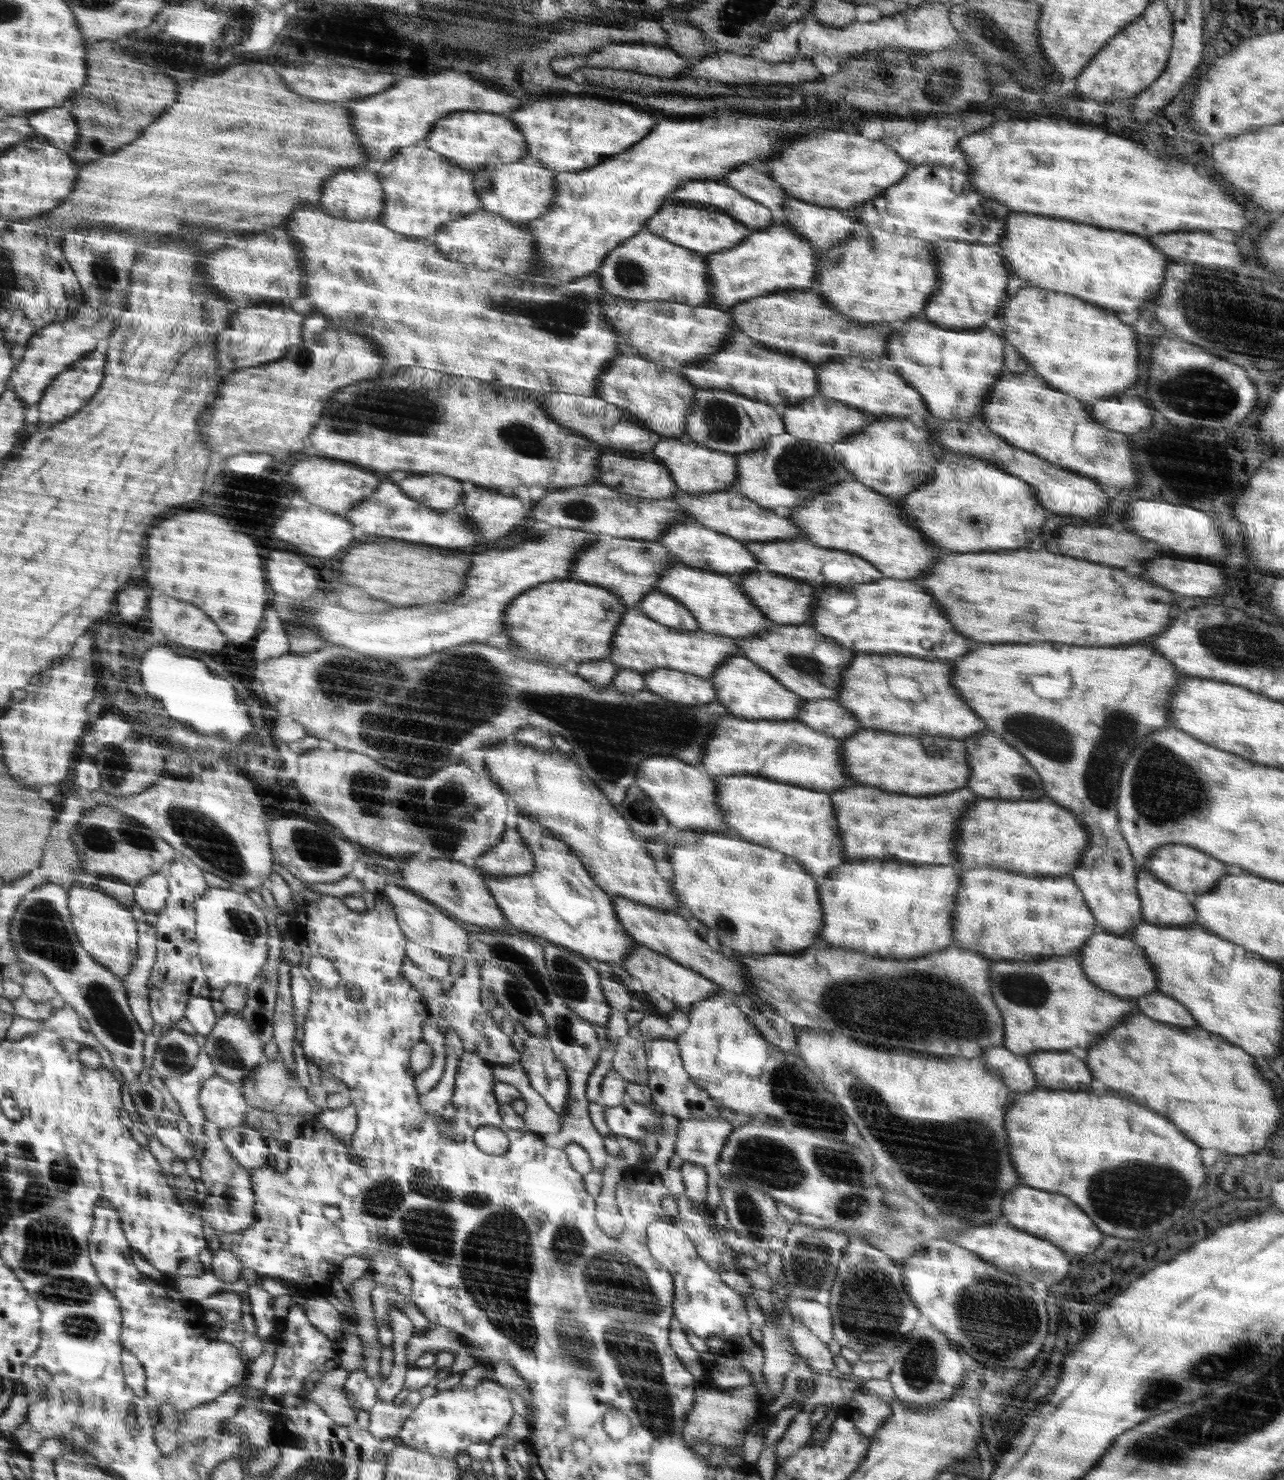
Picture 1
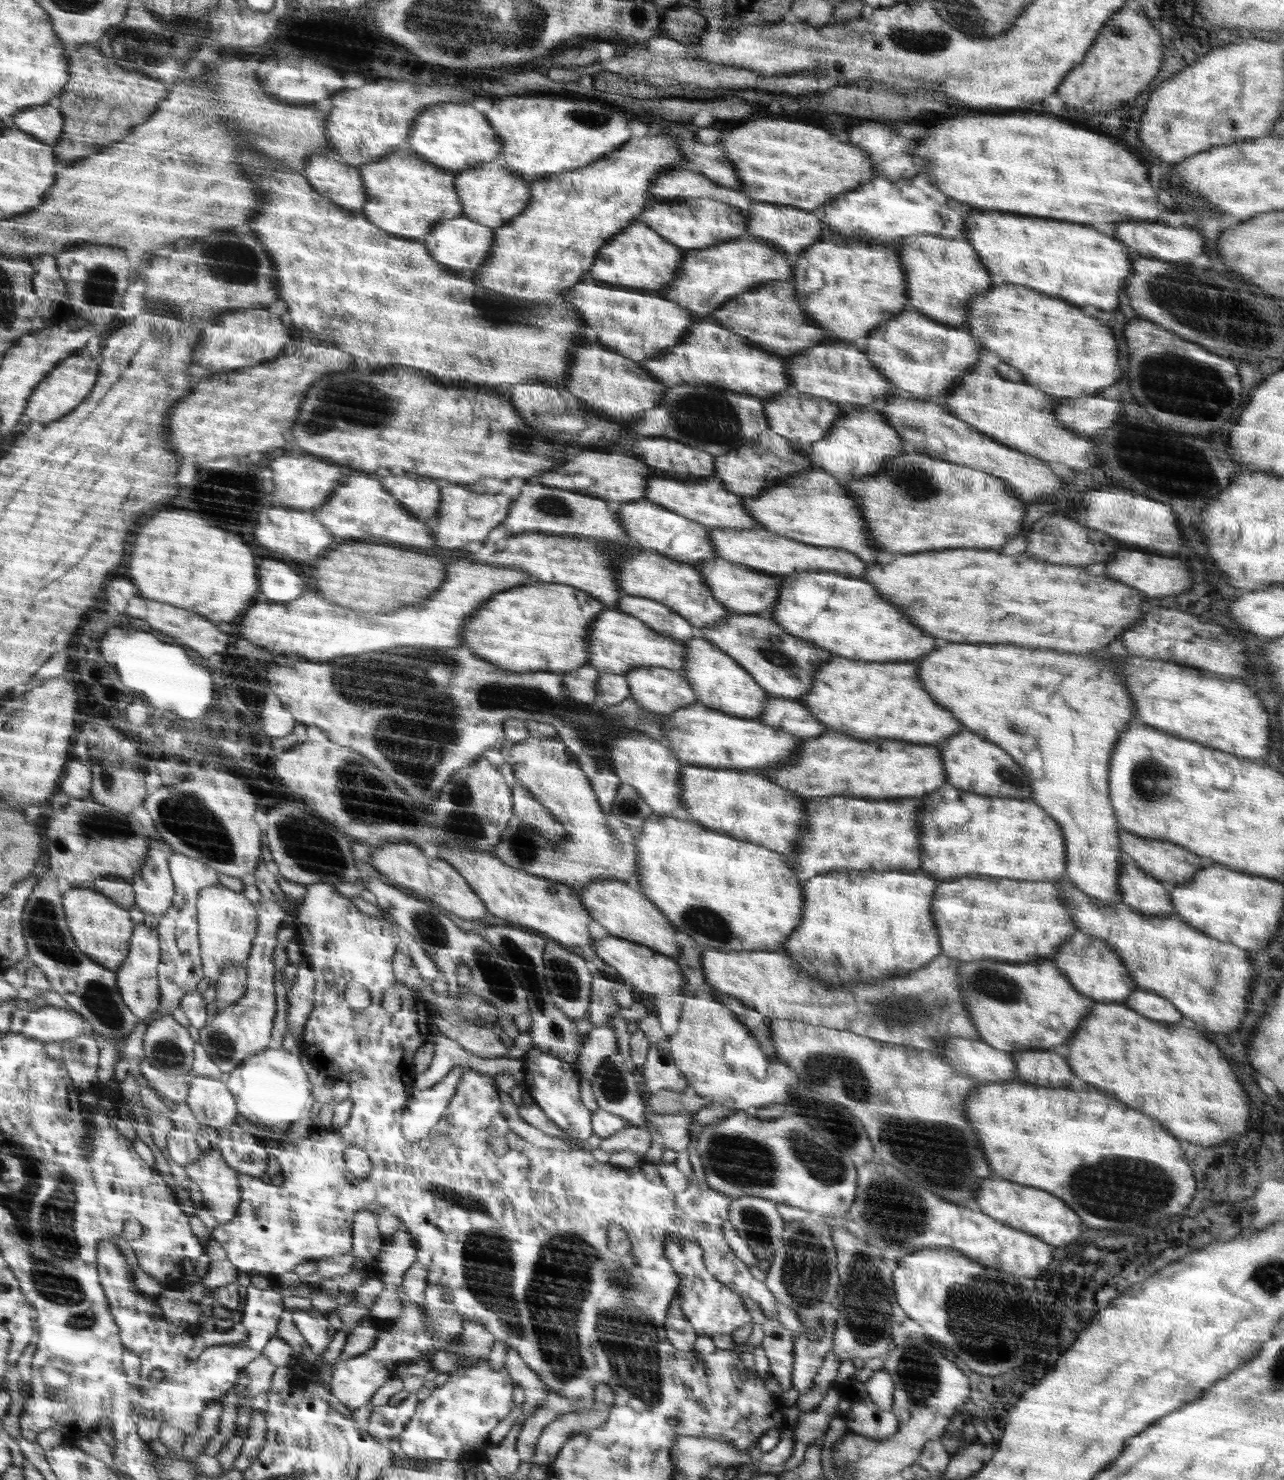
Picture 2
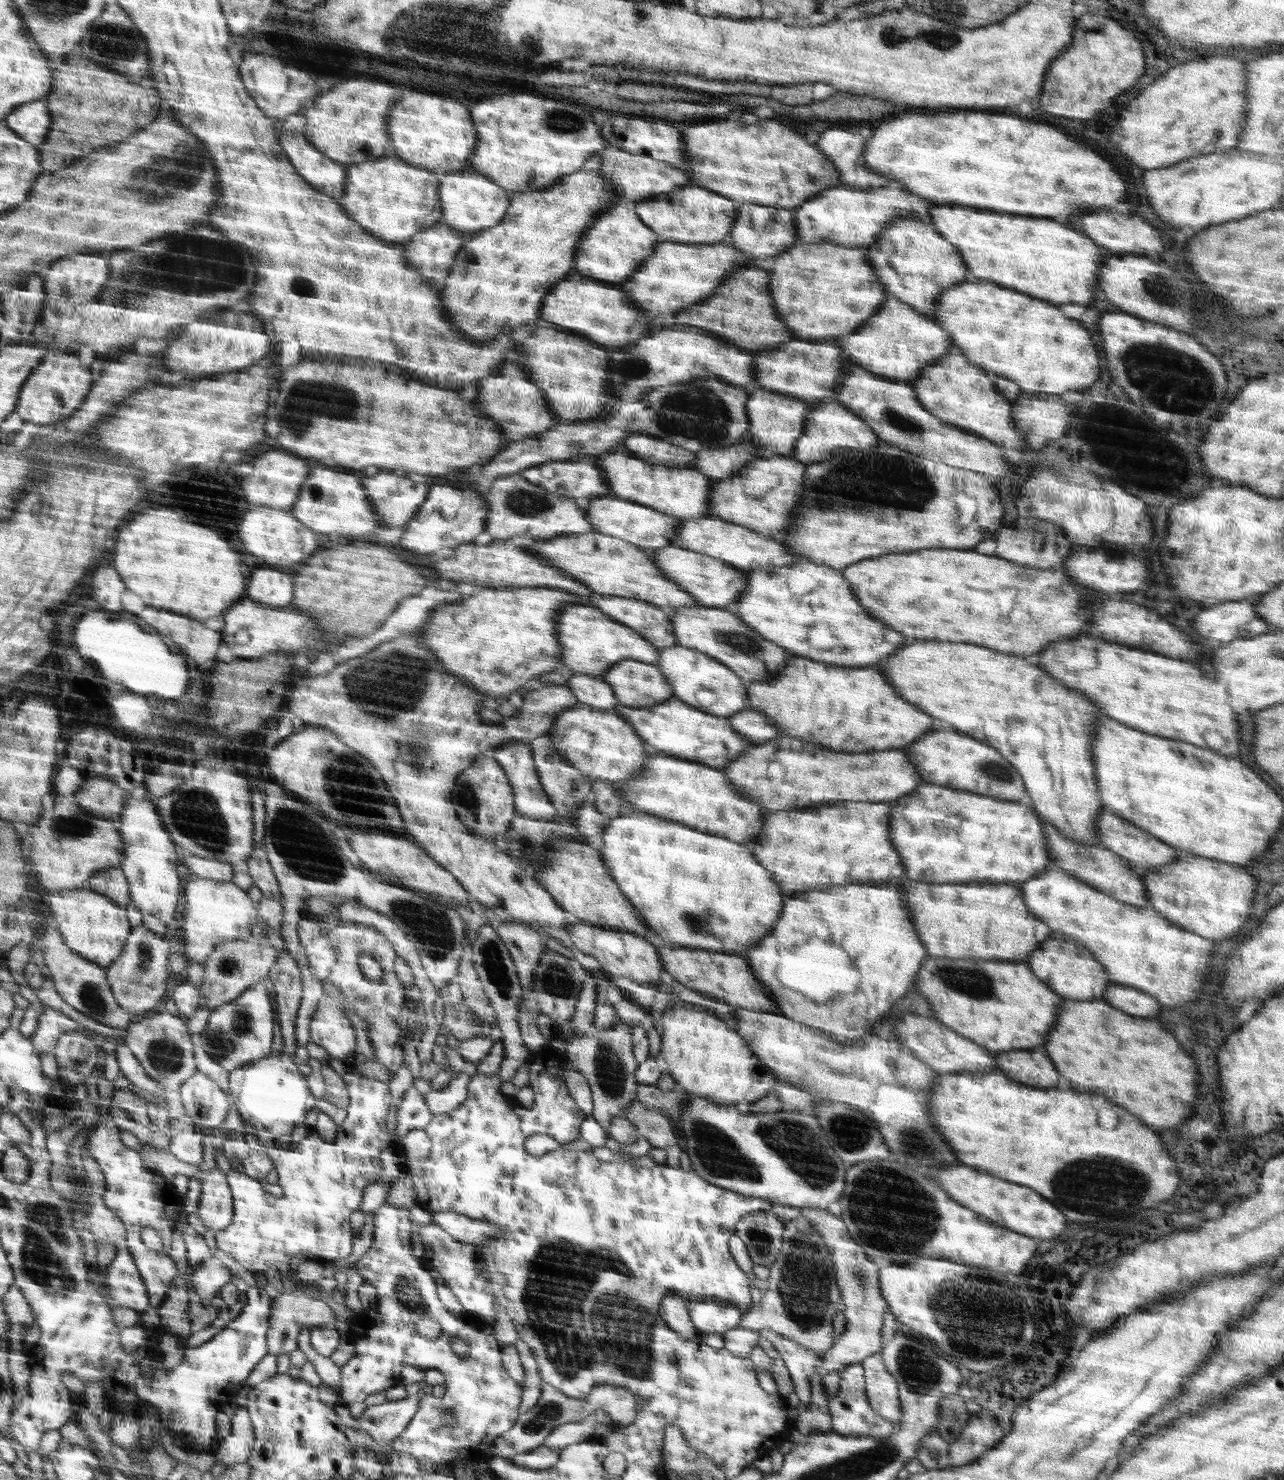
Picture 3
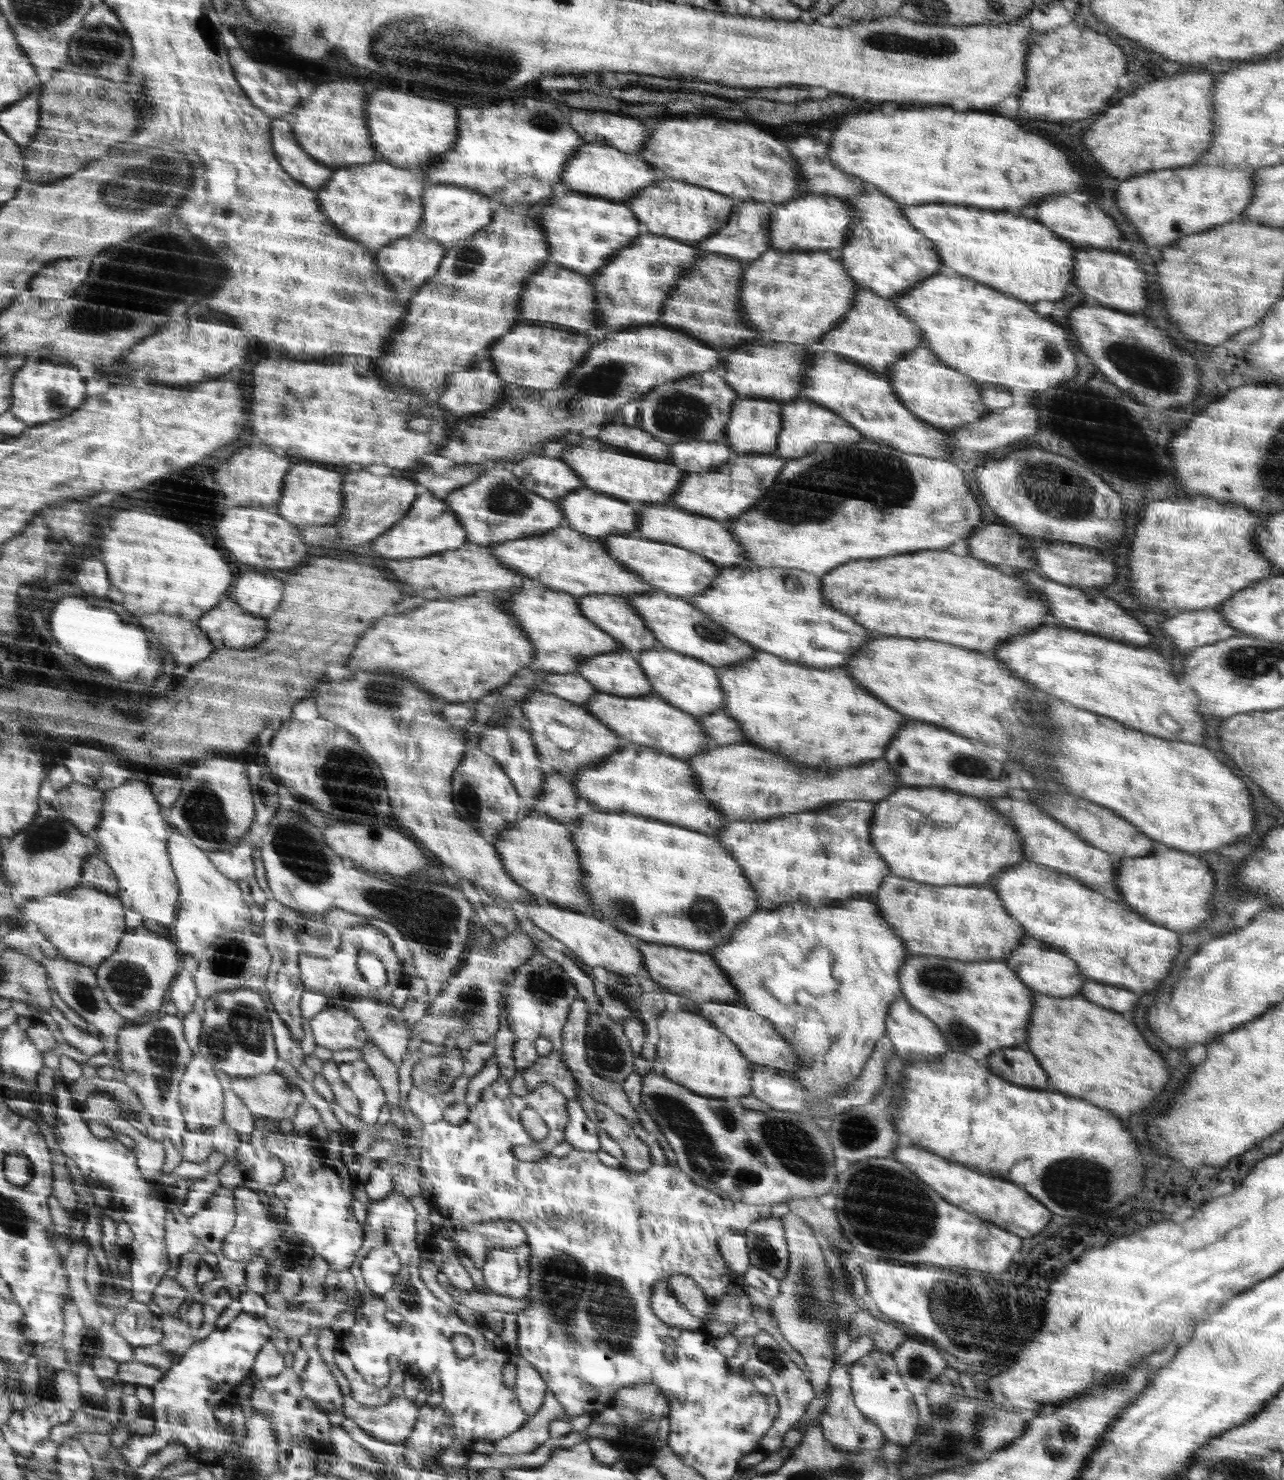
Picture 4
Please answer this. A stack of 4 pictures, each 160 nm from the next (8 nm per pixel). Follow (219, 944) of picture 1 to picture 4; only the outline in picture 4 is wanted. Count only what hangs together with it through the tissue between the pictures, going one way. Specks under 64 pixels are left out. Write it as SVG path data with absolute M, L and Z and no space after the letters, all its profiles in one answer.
M176 829L168 840L166 850L180 888L180 908L173 925L178 948L182 949L184 954L197 957L212 946L219 936L249 928L252 922L246 894L240 892L236 882L232 882L230 877L218 870L207 852L192 844Z

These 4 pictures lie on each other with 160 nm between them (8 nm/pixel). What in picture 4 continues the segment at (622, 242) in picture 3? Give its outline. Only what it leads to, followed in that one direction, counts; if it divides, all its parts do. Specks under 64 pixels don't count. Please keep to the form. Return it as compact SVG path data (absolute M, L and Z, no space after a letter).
M571 191L570 194L563 196L549 196L542 203L545 205L542 205L539 210L539 224L549 241L548 260L558 266L564 266L565 269L570 268L570 270L587 274L588 277L594 276L596 271L601 271L601 268L605 267L605 264L617 255L618 251L630 246L633 240L642 234L642 224L636 218L633 209L626 207L624 202L609 201L588 194L582 196L581 193Z

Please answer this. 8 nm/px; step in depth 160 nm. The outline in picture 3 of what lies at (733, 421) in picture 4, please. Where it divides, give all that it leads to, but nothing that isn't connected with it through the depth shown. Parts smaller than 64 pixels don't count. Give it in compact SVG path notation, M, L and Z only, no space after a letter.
M754 388L749 392L748 415L751 431L746 441L753 444L762 457L792 457L797 440L806 432L805 418L812 407L813 402L780 395L767 388Z

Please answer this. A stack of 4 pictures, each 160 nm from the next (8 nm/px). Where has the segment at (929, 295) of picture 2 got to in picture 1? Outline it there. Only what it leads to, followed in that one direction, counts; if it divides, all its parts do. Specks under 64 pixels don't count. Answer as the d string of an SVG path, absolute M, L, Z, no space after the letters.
M935 241L940 290L930 296L923 318L945 329L962 330L962 326L978 330L987 320L996 321L1008 294L1009 264L1001 255L998 244L966 241Z

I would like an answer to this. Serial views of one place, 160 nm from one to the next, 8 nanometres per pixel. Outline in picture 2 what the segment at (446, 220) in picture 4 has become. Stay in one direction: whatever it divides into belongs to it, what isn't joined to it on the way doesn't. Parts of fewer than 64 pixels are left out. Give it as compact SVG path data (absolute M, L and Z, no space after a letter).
M496 160L484 163L476 169L458 172L456 187L462 215L494 229L516 218L532 202L532 184L512 172L511 168L498 164Z

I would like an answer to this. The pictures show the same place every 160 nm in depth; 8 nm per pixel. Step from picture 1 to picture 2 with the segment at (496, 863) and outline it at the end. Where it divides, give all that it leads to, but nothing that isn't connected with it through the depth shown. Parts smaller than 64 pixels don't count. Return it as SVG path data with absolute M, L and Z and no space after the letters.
M558 736L556 739L545 740L528 737L519 743L503 744L500 749L504 754L504 763L511 764L516 780L532 792L530 795L548 810L548 814L560 821L566 836L562 842L552 844L515 814L510 819L509 828L506 828L501 843L492 848L494 855L514 868L534 876L573 885L576 889L602 879L637 884L636 853L629 851L625 844L610 832L608 820L604 810L600 808L601 804L593 790L592 782L585 776L577 757Z

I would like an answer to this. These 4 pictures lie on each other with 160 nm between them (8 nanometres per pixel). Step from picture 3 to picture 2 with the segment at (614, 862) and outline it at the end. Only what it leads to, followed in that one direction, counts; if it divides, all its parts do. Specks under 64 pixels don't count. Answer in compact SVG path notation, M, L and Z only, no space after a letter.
M654 813L645 820L645 823L642 823L641 830L640 836L634 842L636 848L633 851L637 855L637 871L635 872L637 884L636 882L632 883L650 900L652 905L658 906L658 909L666 914L666 918L674 925L674 928L677 928L678 932L686 932L698 946L712 949L719 948L723 951L780 951L790 934L794 932L796 927L799 927L798 923L802 918L802 906L804 906L802 882L797 879L796 873L790 867L790 862L786 860L782 853L774 852L772 849L764 848L749 841L738 840L738 838L725 833L714 832L697 822L688 821L686 818L677 816Z

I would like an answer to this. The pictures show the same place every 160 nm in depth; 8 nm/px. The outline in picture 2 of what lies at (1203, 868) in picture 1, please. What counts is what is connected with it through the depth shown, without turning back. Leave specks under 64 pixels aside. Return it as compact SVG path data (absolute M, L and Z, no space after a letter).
M1120 828L1119 831L1118 837L1120 837L1120 847L1122 847L1121 852L1129 855L1147 875L1164 882L1169 887L1188 882L1193 878L1194 873L1200 872L1203 867L1200 863L1200 856L1178 844L1173 844L1169 841L1140 838L1140 836L1134 836L1134 834L1130 834L1130 832Z

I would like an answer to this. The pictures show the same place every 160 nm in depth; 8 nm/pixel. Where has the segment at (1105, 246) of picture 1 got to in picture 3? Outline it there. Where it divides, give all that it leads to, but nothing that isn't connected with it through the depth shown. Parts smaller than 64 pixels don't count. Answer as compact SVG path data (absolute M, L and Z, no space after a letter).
M936 205L929 208L932 227L946 240L950 241L968 265L968 276L971 280L992 282L1006 289L1013 289L1039 300L1060 306L1062 304L1088 304L1094 302L1094 292L1098 286L1098 269L1102 260L1108 258L1102 248L1086 236L1082 236L1073 226L1054 222L1053 219L1024 218L1000 212L986 212L974 208L960 208L960 206Z

